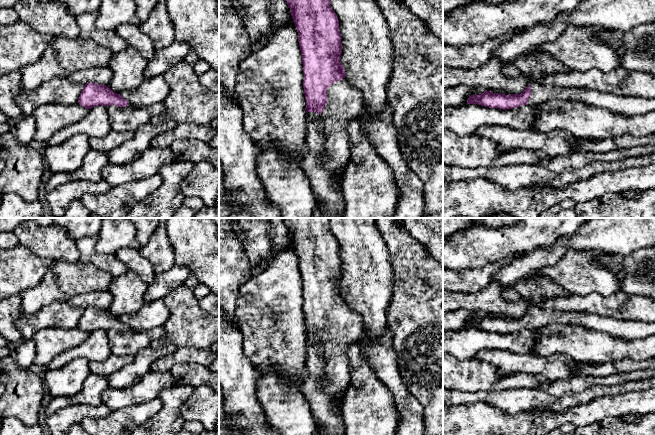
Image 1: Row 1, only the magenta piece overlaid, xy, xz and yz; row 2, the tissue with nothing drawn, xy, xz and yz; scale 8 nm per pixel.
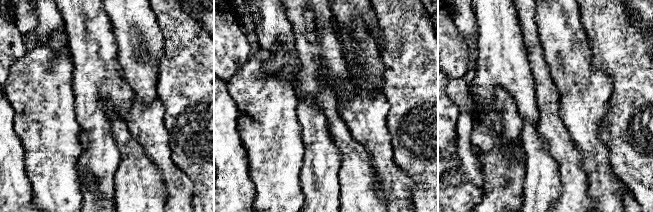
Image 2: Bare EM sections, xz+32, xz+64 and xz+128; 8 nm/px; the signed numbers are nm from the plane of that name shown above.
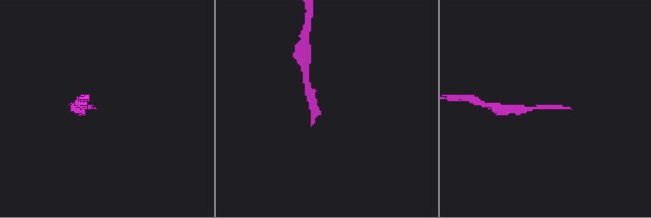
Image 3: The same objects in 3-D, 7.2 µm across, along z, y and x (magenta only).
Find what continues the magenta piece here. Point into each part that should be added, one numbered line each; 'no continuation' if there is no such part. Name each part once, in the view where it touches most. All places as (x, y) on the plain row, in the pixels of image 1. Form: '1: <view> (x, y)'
1: xz (345, 328)

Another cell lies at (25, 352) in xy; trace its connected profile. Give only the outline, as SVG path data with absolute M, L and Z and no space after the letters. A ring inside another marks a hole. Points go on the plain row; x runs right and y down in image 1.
M24 339L13 345L14 356L22 368L30 368L36 357L36 346L33 339Z

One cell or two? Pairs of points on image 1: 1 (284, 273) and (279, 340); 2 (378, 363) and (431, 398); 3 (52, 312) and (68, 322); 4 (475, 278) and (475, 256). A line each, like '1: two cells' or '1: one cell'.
1: one cell
2: two cells
3: one cell
4: two cells

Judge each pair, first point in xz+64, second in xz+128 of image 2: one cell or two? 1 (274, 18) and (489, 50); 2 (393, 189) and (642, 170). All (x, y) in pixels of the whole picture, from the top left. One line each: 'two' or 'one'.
1: one
2: two

